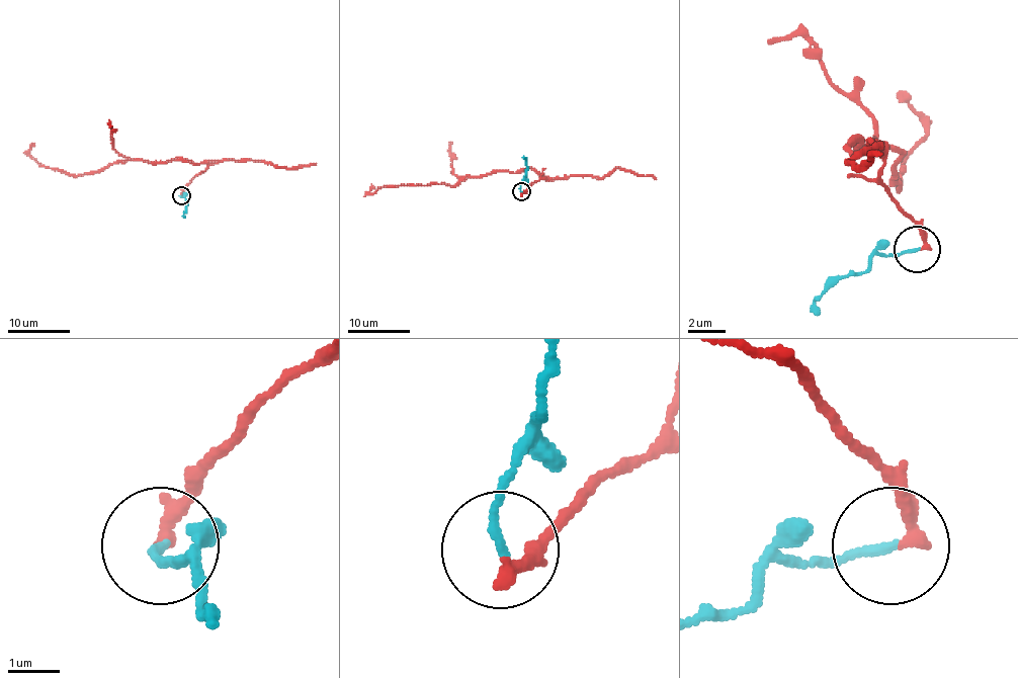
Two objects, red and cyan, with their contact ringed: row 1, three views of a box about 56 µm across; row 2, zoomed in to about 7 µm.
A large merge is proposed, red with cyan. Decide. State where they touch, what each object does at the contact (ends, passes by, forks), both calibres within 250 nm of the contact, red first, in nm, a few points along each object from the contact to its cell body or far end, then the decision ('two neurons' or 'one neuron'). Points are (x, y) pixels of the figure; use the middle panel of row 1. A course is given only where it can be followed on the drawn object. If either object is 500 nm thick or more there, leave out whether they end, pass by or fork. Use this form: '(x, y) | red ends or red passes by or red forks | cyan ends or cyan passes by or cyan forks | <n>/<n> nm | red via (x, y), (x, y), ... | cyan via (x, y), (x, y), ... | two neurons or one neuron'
(521, 191) | red ends | cyan ends | 280/160 nm | red via (520, 191), (546, 179), (529, 168), (462, 176), (453, 185), (386, 185), (369, 193), (371, 183) | cyan via (520, 191), (526, 173), (525, 157) | one neuron

